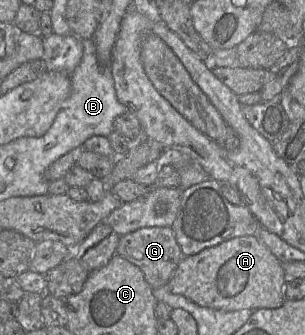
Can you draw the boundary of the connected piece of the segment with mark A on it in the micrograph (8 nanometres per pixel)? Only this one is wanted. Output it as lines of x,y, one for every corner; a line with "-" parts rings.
255,235
235,237
197,254
184,256
171,280
169,289
194,303
221,311
274,309
285,302
286,274
283,264

